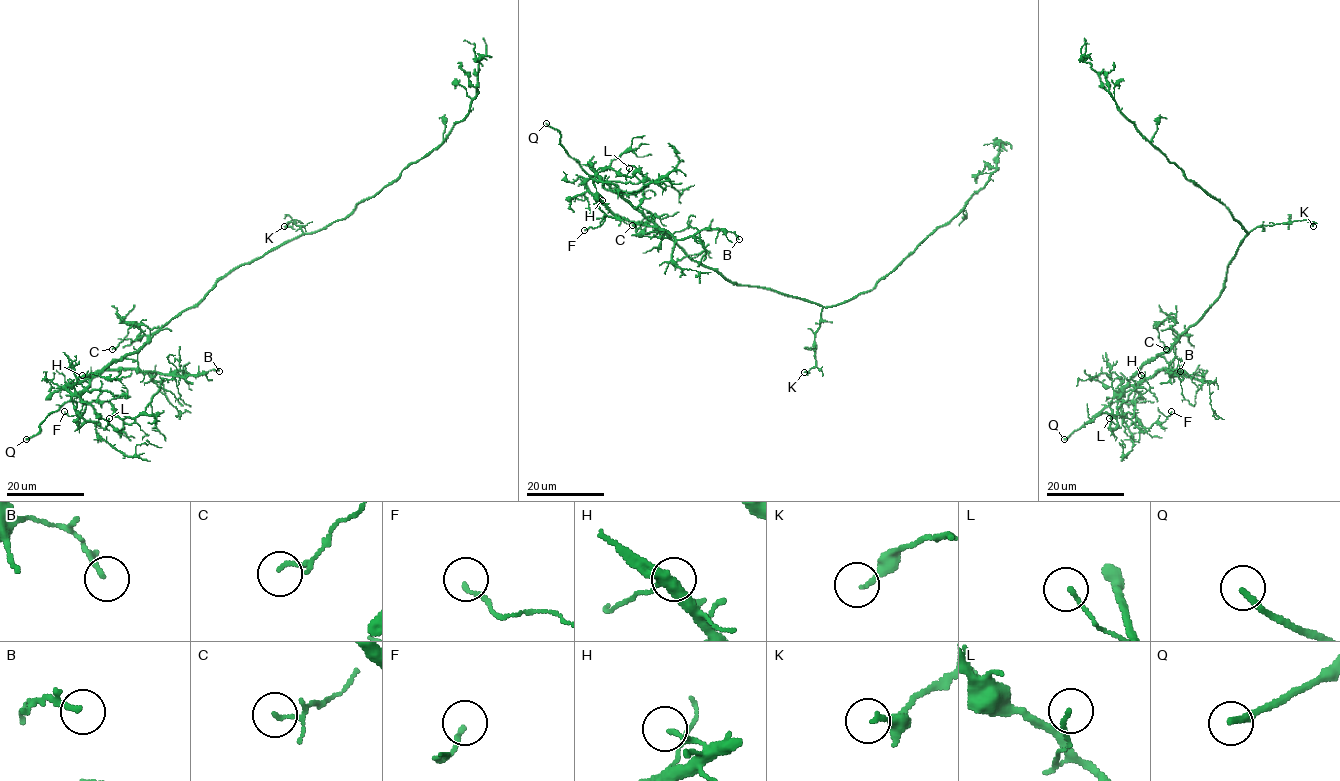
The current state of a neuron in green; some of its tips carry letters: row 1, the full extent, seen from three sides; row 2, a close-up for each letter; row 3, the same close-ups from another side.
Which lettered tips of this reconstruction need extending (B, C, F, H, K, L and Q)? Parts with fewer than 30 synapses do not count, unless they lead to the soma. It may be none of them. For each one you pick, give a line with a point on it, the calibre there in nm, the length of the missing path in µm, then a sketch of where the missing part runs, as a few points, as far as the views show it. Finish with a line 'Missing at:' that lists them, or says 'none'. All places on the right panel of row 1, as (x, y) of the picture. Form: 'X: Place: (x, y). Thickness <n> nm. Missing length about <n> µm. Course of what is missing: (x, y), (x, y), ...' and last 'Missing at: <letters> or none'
Q: Place: (1064, 439). Thickness 220 nm. Missing length about 30 µm
Missing at: Q

